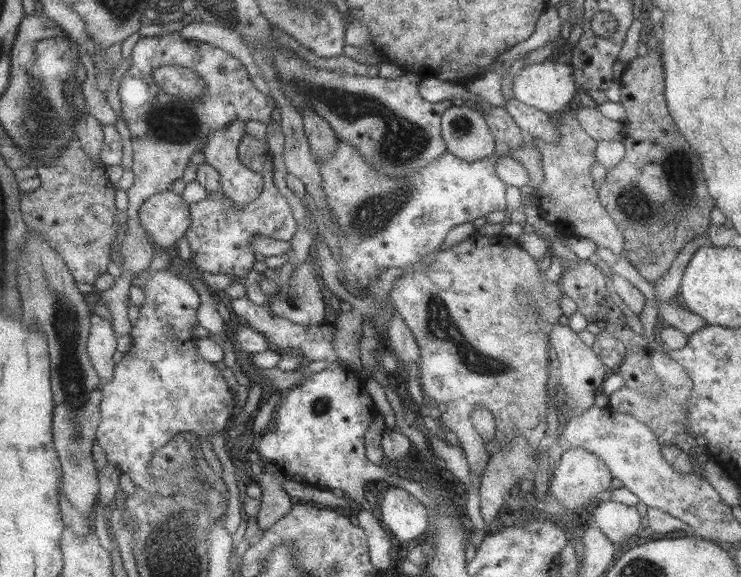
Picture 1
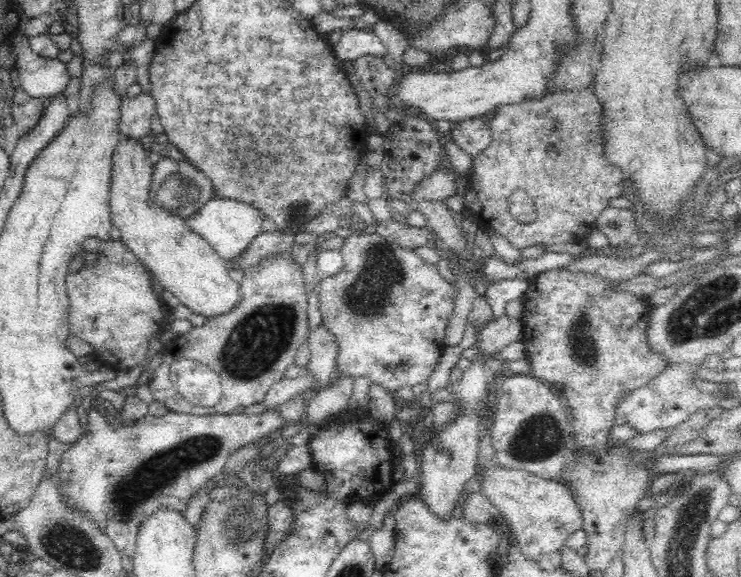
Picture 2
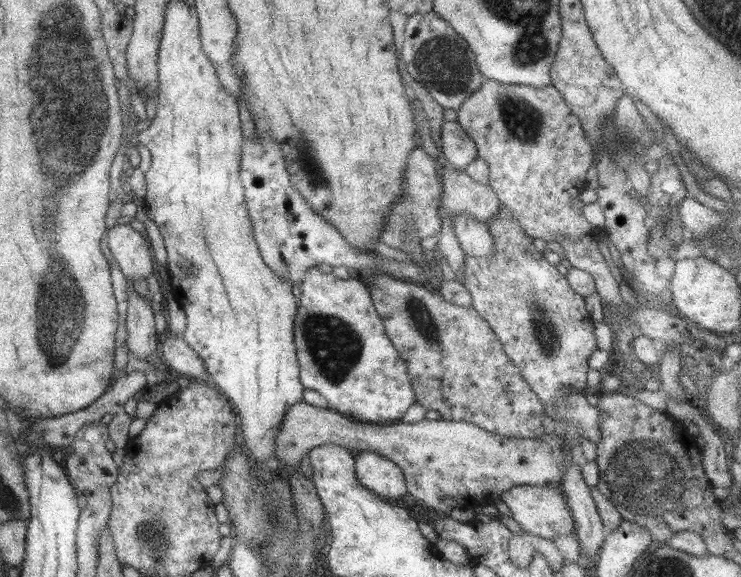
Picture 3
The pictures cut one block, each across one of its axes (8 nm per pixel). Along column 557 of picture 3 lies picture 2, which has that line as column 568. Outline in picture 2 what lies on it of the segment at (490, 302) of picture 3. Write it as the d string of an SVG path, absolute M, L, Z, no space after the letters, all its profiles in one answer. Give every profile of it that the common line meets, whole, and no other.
M564 267L538 274L532 279L522 300L523 340L526 359L531 365L530 374L551 385L554 392L562 394L568 402L573 425L570 450L608 448L617 407L632 394L632 390L646 386L668 366L666 355L652 349L647 342L650 311L654 308L650 297L613 290L613 282L606 276L573 272Z

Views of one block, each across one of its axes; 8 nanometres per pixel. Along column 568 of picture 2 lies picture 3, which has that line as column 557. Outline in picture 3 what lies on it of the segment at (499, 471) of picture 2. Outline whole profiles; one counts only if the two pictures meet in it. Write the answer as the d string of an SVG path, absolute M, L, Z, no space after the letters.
M520 485L510 488L499 496L510 508L514 520L522 530L553 541L556 535L574 534L575 520L569 509L566 496L560 488L542 488L541 486Z

